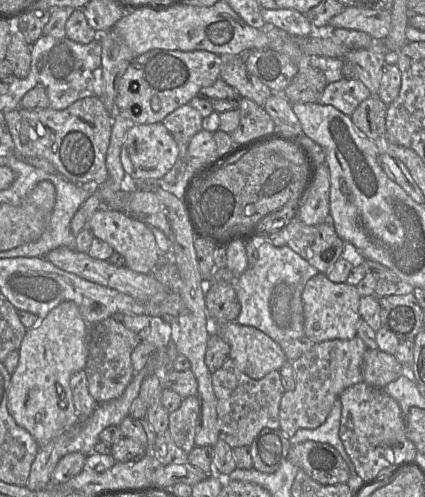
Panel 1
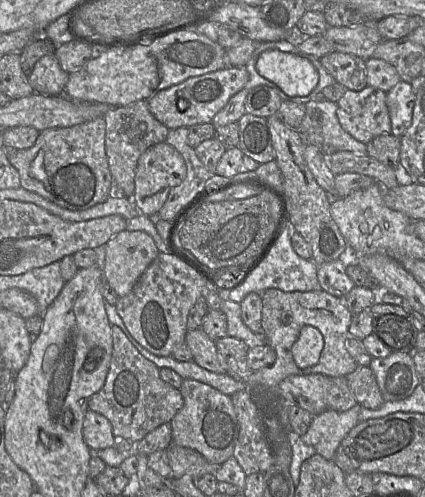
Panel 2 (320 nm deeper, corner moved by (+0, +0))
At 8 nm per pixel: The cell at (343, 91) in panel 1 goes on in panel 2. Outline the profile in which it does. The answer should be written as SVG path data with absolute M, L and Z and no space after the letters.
M366 86L360 91L346 90L337 102L337 117L342 128L353 138L367 144L374 138L391 133L391 119L386 103L386 92Z

